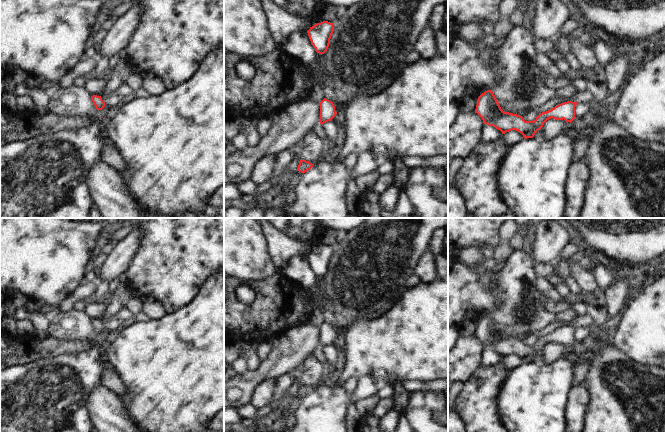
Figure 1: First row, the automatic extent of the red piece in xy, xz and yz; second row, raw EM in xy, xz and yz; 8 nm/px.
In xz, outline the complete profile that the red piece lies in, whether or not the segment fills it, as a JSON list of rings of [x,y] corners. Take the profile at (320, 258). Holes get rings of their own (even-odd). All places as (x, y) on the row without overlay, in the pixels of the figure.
[[[328,245],[317,247],[307,255],[311,268],[317,277],[322,279],[327,275],[333,255],[334,247]]]

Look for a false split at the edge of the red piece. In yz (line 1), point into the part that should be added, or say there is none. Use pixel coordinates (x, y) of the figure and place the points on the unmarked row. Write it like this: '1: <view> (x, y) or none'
1: none

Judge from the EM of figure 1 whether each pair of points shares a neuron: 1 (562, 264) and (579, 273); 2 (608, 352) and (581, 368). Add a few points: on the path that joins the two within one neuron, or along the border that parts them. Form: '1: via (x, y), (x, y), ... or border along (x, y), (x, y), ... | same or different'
1: border along (570, 266), (570, 272), (581, 290) | different
2: border along (592, 357), (593, 361), (590, 370), (584, 378) | different

